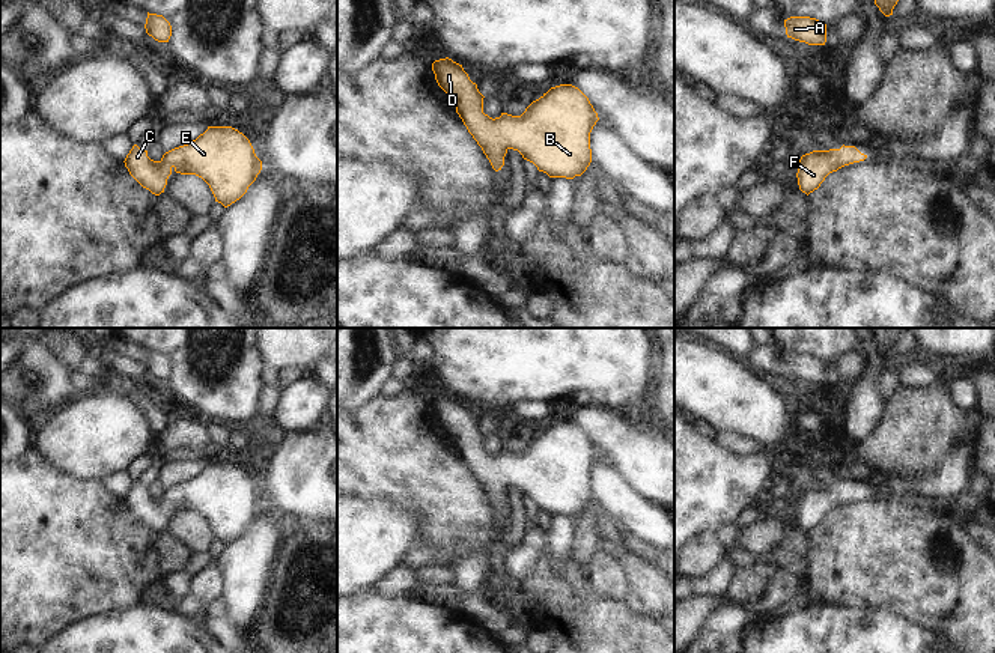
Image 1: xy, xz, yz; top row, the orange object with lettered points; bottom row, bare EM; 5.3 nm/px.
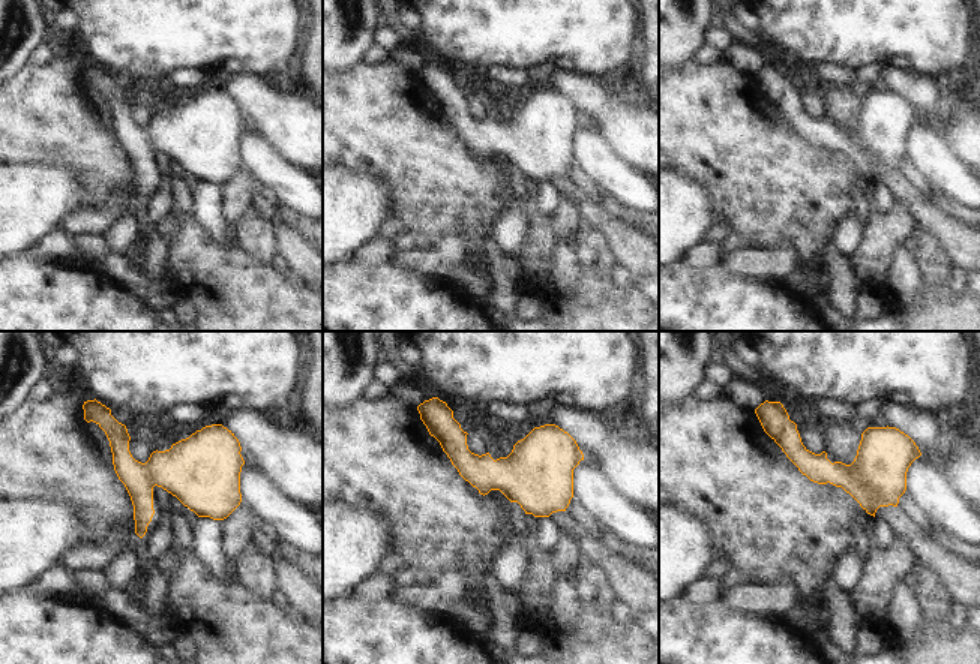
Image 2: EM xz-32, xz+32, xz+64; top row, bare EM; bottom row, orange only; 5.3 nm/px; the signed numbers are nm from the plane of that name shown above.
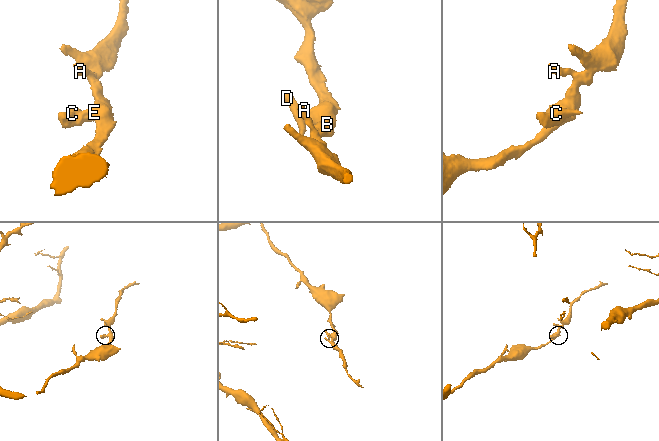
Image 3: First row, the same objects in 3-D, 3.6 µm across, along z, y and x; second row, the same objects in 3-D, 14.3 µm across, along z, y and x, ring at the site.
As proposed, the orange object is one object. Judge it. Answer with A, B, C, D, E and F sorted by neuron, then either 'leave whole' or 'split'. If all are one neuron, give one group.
A B C D E F | leave whole

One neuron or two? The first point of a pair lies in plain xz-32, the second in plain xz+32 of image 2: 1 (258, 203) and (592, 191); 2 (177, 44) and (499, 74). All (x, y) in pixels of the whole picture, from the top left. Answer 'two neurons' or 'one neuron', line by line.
1: one neuron
2: two neurons

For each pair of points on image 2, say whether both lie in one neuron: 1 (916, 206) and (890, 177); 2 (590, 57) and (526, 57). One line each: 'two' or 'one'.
1: one
2: one

